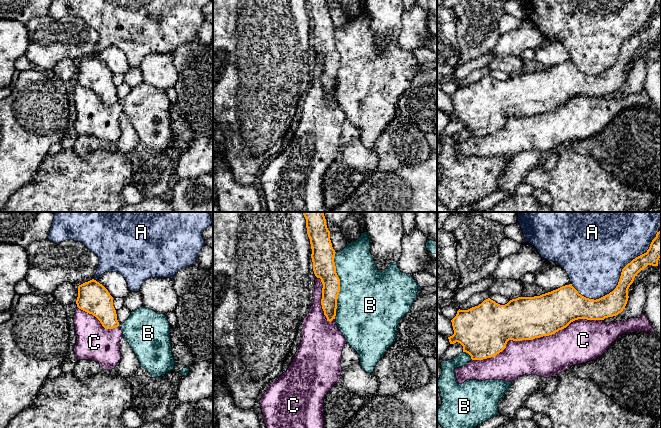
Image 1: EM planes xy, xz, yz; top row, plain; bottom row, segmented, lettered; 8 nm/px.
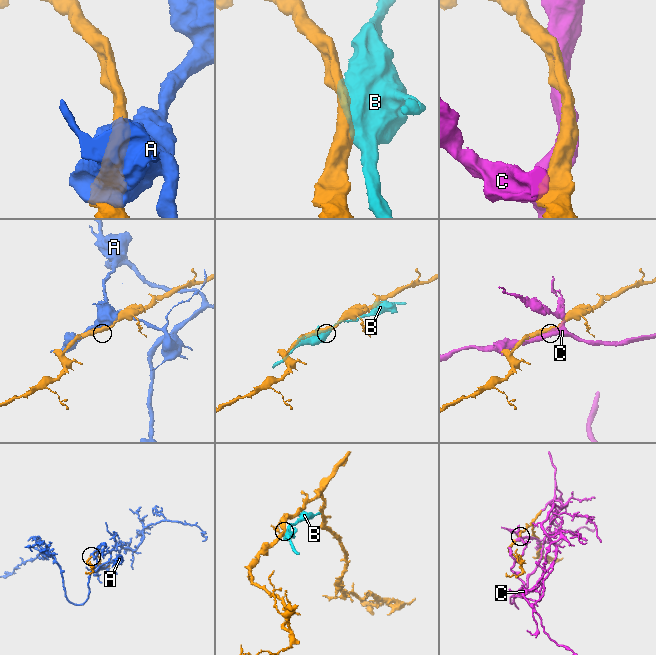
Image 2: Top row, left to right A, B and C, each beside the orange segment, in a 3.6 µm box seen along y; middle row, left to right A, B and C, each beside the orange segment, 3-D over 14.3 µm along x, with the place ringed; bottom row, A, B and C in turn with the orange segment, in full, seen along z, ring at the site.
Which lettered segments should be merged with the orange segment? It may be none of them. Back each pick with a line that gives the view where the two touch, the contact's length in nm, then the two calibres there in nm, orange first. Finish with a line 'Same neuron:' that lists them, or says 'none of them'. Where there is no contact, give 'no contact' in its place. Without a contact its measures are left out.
C: meets orange in yz; contact 1100 nm long; 360 nm thick on the orange side, 320 nm on the other
Same neuron: C

